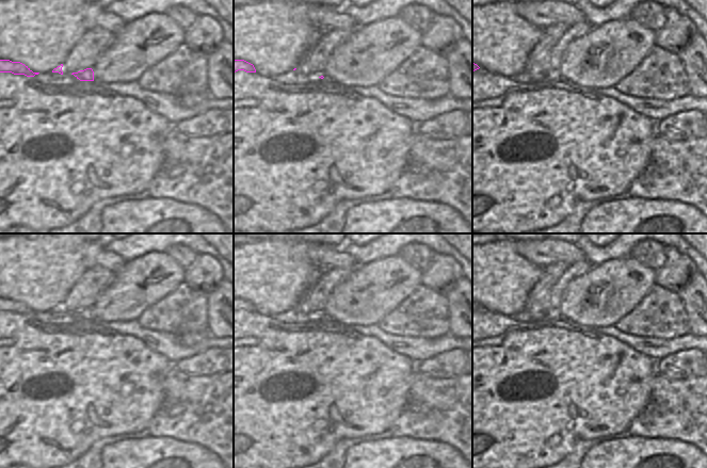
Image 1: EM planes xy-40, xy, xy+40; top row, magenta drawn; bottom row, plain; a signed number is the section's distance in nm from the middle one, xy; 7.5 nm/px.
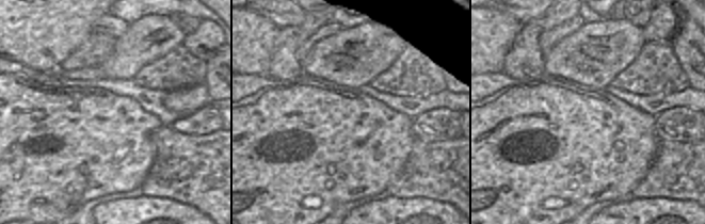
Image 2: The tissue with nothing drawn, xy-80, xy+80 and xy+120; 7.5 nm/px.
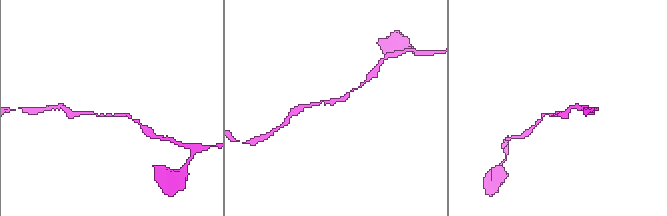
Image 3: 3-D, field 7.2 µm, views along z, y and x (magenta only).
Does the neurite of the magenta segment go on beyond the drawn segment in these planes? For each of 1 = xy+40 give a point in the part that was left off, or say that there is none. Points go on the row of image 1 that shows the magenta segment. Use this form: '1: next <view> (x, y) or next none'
1: next none

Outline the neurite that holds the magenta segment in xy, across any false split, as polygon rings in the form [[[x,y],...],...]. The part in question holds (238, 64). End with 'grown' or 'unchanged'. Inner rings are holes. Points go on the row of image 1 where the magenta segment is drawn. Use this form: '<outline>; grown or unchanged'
[[[234,60],[234,72],[238,70],[244,70],[246,72],[256,72],[253,64],[244,60]]]; unchanged

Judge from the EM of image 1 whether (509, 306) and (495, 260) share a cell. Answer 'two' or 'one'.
one

